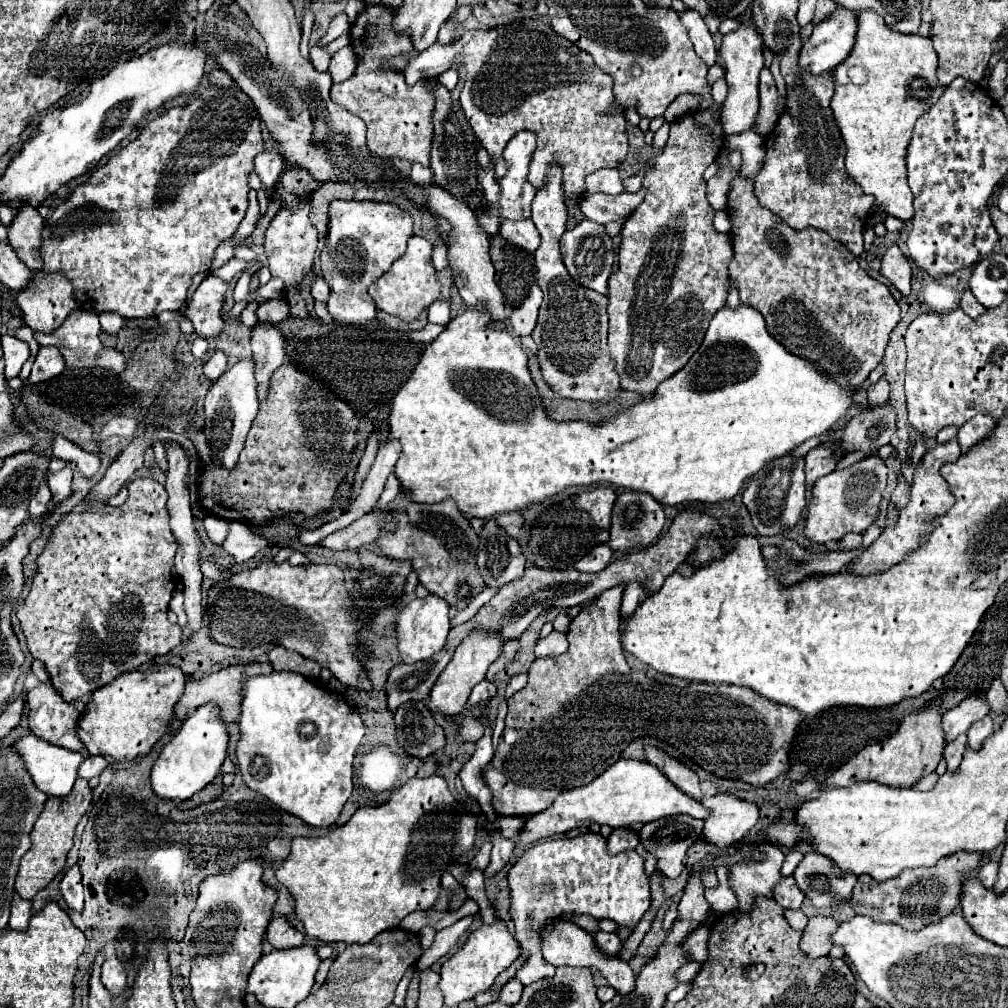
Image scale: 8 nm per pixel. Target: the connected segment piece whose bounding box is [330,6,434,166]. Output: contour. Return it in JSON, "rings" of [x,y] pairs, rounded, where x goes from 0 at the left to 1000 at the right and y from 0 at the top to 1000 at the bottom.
{"rings":[[[363,6],[363,10],[349,24],[349,48],[355,56],[353,75],[341,83],[329,83],[327,95],[333,103],[341,105],[363,123],[363,143],[371,155],[377,157],[399,157],[405,161],[417,161],[427,165],[427,143],[429,143],[429,93],[417,79],[411,87],[401,83],[397,71],[379,69],[377,62],[387,60],[395,54],[411,56],[415,50],[403,36],[389,32],[389,10],[383,6]]]}

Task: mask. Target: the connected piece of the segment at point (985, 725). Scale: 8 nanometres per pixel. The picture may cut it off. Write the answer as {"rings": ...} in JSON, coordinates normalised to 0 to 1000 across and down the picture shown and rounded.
{"rings":[[[978,710],[976,714],[970,714],[962,720],[960,724],[960,742],[962,744],[970,744],[974,740],[974,736],[984,728],[984,712]]]}

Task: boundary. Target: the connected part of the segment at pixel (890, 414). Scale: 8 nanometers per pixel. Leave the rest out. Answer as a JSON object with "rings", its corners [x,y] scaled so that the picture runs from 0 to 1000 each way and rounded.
{"rings":[[[879,397],[875,403],[851,409],[839,423],[835,440],[841,446],[871,446],[881,440],[889,429],[889,409],[885,399]]]}

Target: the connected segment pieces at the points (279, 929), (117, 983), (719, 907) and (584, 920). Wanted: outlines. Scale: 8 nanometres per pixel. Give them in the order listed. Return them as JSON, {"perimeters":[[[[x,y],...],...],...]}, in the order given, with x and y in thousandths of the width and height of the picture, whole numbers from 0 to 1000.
{"perimeters":[[[[270,911],[266,921],[264,921],[264,933],[270,937],[270,940],[274,942],[282,942],[282,940],[294,940],[302,937],[302,929],[300,925],[292,923],[284,911]]],[[[107,950],[101,956],[101,976],[103,980],[111,986],[111,988],[123,988],[123,984],[127,982],[127,972],[125,972],[125,964],[119,956],[117,950]]],[[[714,857],[710,861],[713,877],[711,880],[699,882],[699,891],[709,906],[722,906],[732,902],[732,893],[722,877],[722,861]]],[[[558,907],[558,911],[571,915],[581,925],[591,925],[593,923],[593,913],[583,909],[583,907]]]]}

